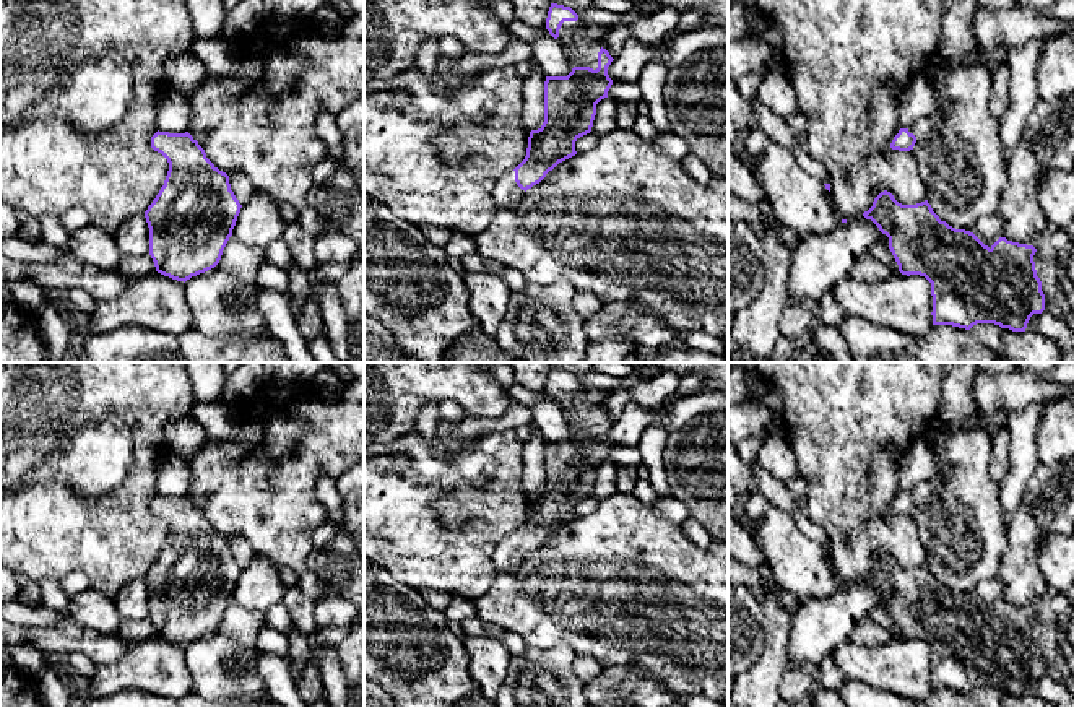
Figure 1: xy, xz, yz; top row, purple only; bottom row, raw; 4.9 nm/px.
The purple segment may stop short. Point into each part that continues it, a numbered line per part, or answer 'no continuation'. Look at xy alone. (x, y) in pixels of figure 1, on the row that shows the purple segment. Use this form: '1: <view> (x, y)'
no continuation

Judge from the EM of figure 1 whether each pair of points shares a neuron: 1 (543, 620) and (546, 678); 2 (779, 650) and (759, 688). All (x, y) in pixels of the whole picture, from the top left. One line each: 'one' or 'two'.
1: two
2: one

